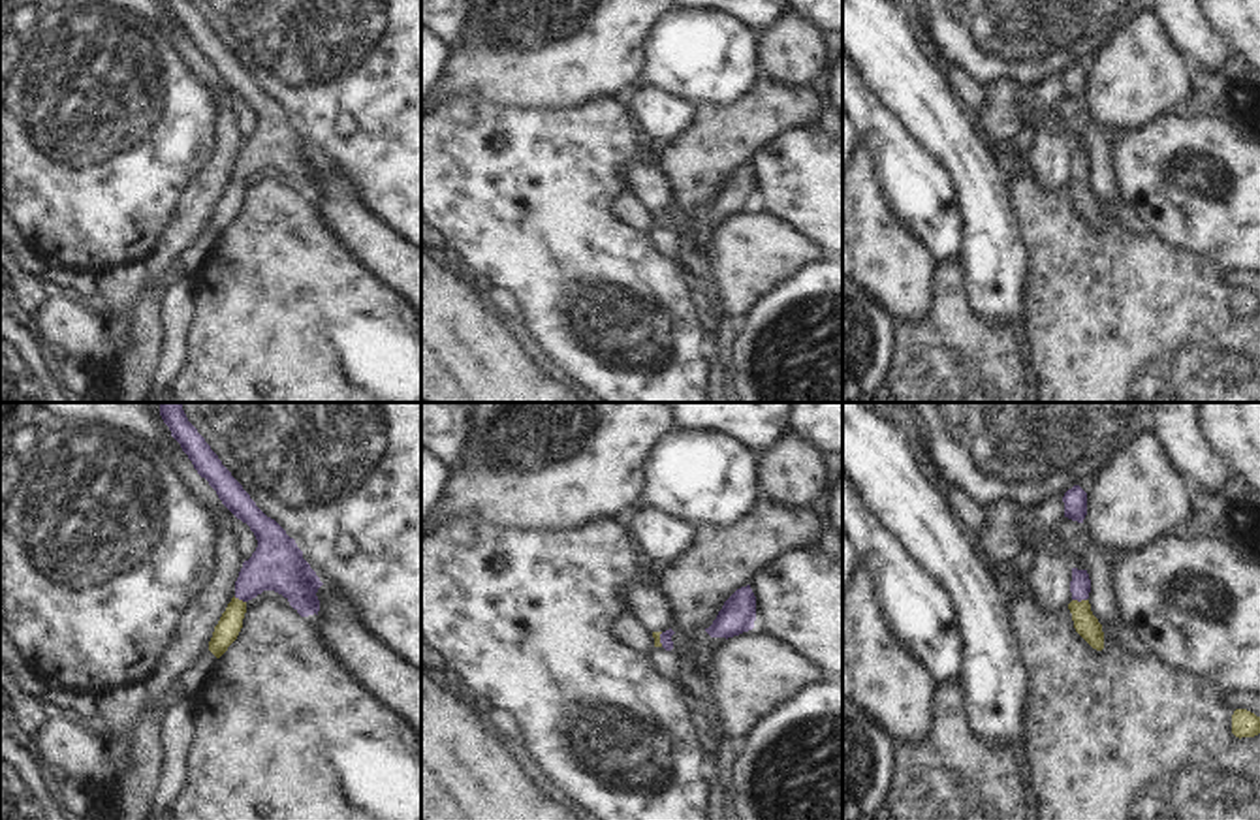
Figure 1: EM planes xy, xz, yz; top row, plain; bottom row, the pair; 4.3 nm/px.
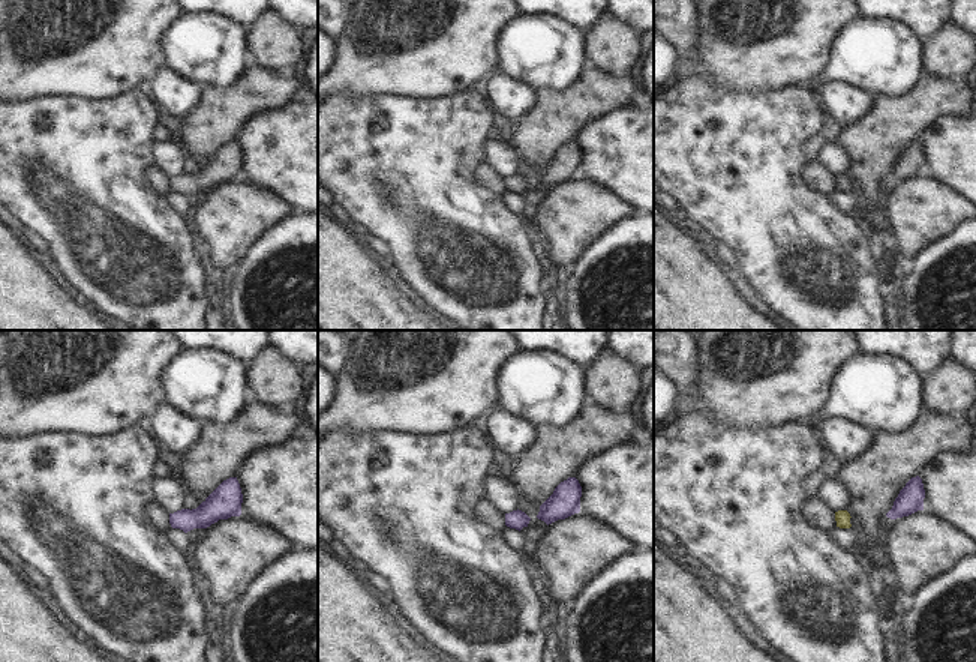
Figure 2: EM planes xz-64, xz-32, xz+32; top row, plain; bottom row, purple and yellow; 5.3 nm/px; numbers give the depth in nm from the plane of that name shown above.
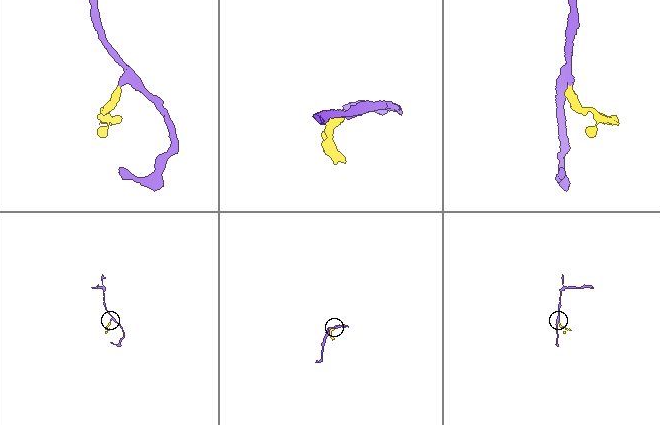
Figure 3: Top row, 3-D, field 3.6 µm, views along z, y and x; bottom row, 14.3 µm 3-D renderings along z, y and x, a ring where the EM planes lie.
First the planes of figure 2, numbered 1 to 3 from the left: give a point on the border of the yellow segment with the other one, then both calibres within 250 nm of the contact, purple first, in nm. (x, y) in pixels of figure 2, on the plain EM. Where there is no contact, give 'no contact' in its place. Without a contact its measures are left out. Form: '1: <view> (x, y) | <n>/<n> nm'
1: no contact
2: no contact
3: no contact

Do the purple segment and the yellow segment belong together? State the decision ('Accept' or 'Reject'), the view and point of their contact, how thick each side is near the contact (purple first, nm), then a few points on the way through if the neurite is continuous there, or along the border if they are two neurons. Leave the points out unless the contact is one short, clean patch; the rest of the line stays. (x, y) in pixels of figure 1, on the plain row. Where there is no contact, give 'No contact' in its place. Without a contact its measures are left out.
Accept. Touches purple at yz (1080, 179). Thickness 90 nm (purple) against 100 nm. Path across: yz (1080, 164), (1080, 179), (1086, 202)

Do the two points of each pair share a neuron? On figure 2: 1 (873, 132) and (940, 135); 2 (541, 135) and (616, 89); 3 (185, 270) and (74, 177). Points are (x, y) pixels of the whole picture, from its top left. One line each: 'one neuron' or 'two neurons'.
1: two neurons
2: one neuron
3: one neuron

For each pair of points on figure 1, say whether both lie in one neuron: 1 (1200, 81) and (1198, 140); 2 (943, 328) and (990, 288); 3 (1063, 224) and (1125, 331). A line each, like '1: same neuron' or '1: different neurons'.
1: same neuron
2: different neurons
3: same neuron

